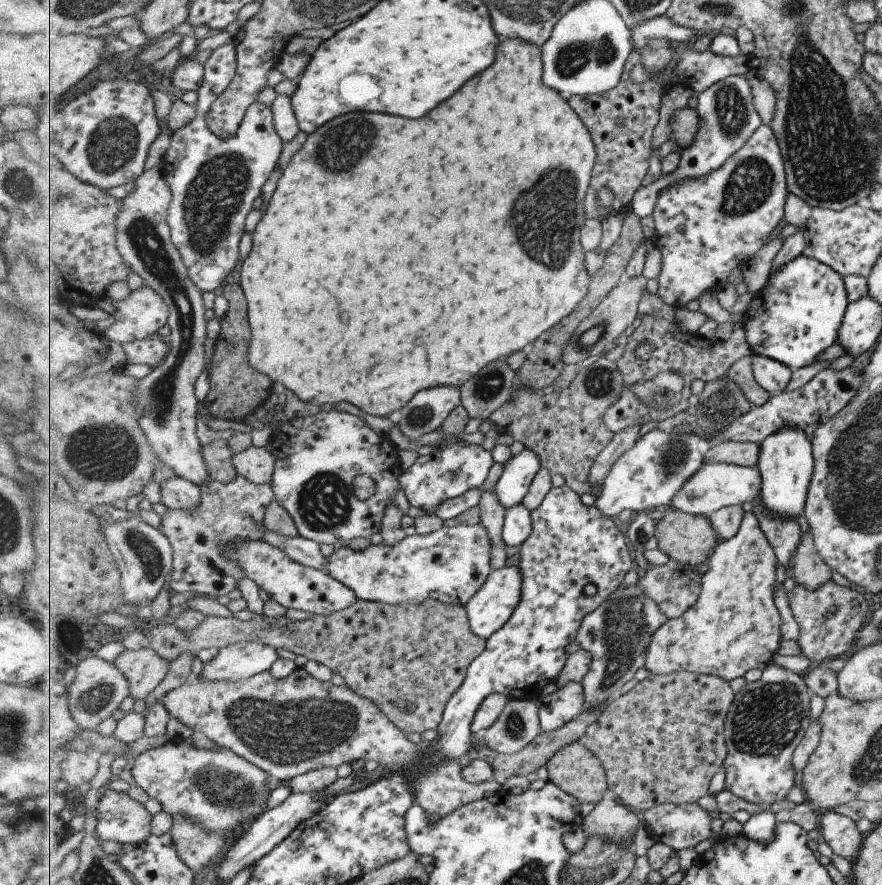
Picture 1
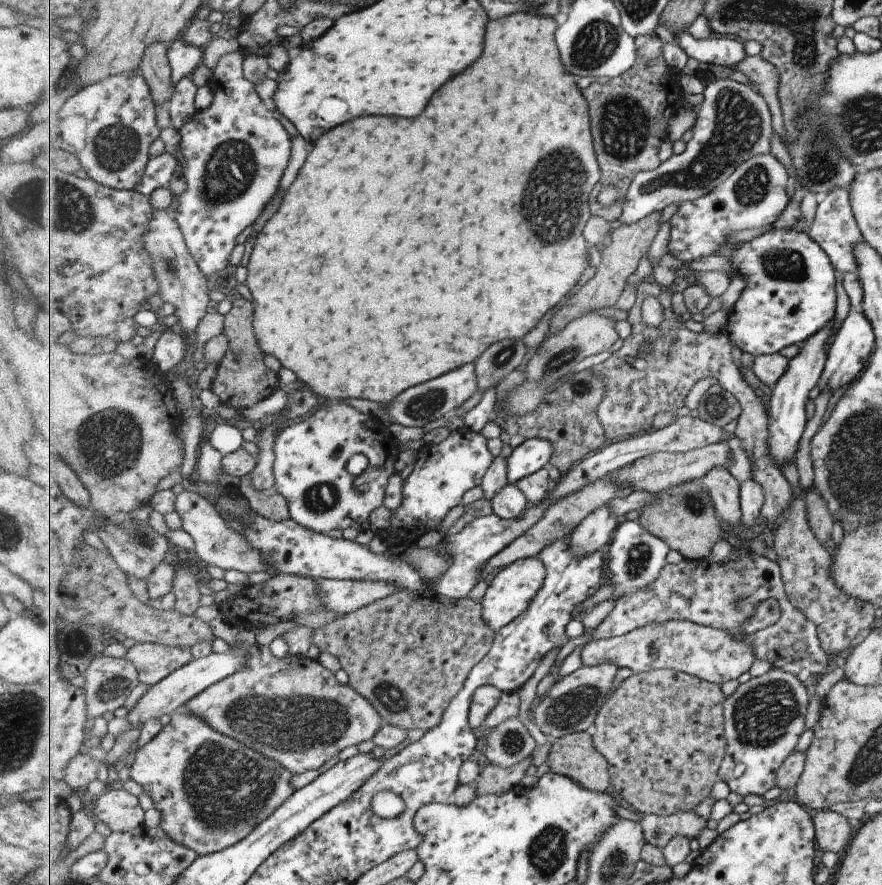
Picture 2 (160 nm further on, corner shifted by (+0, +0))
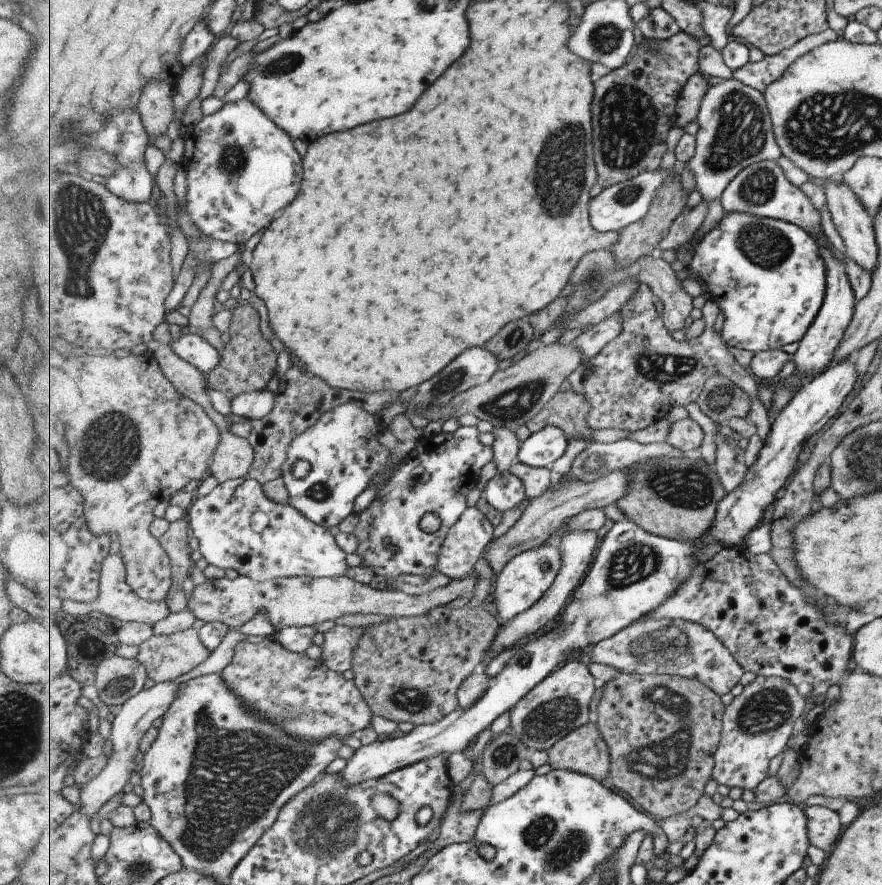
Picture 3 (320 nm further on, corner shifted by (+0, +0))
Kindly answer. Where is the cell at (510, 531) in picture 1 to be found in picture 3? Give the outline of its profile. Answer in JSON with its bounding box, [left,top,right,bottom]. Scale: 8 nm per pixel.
[483,472,527,513]

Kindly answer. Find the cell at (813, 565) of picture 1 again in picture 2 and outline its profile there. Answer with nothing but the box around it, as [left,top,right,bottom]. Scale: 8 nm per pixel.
[807,486,831,548]

